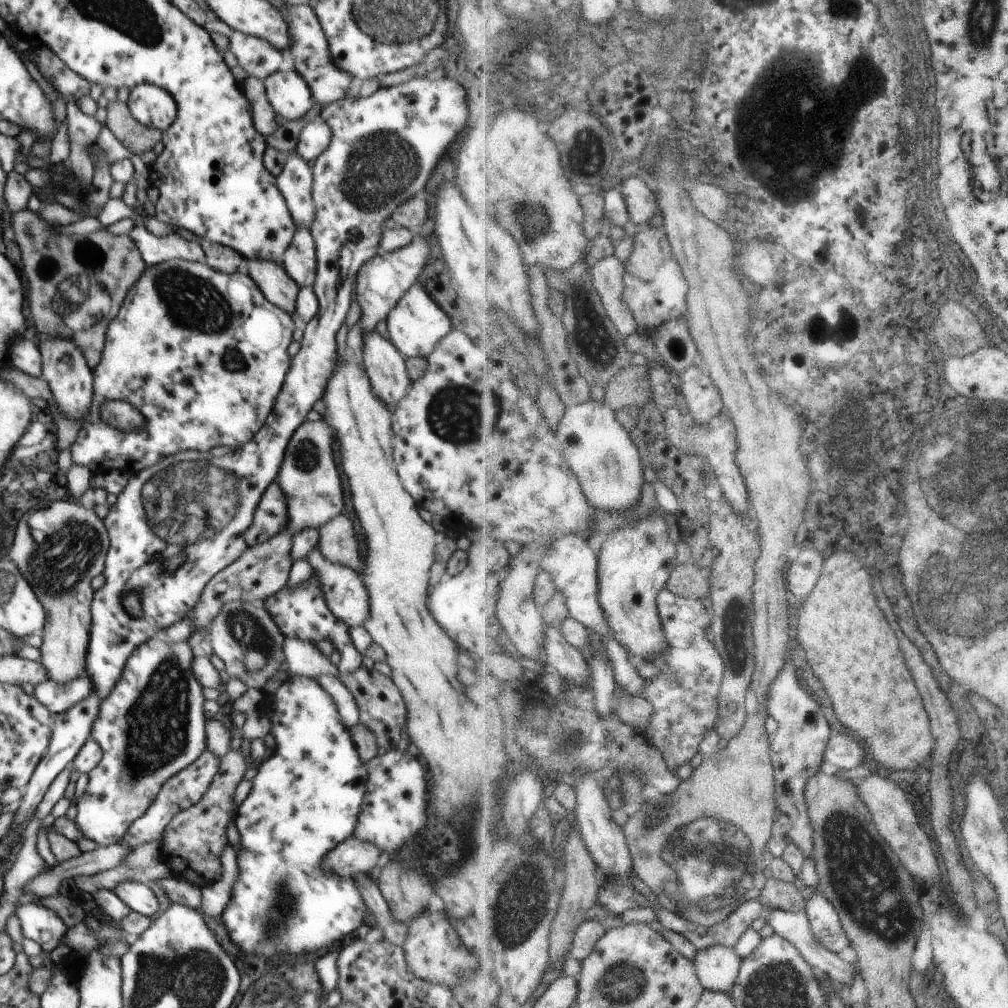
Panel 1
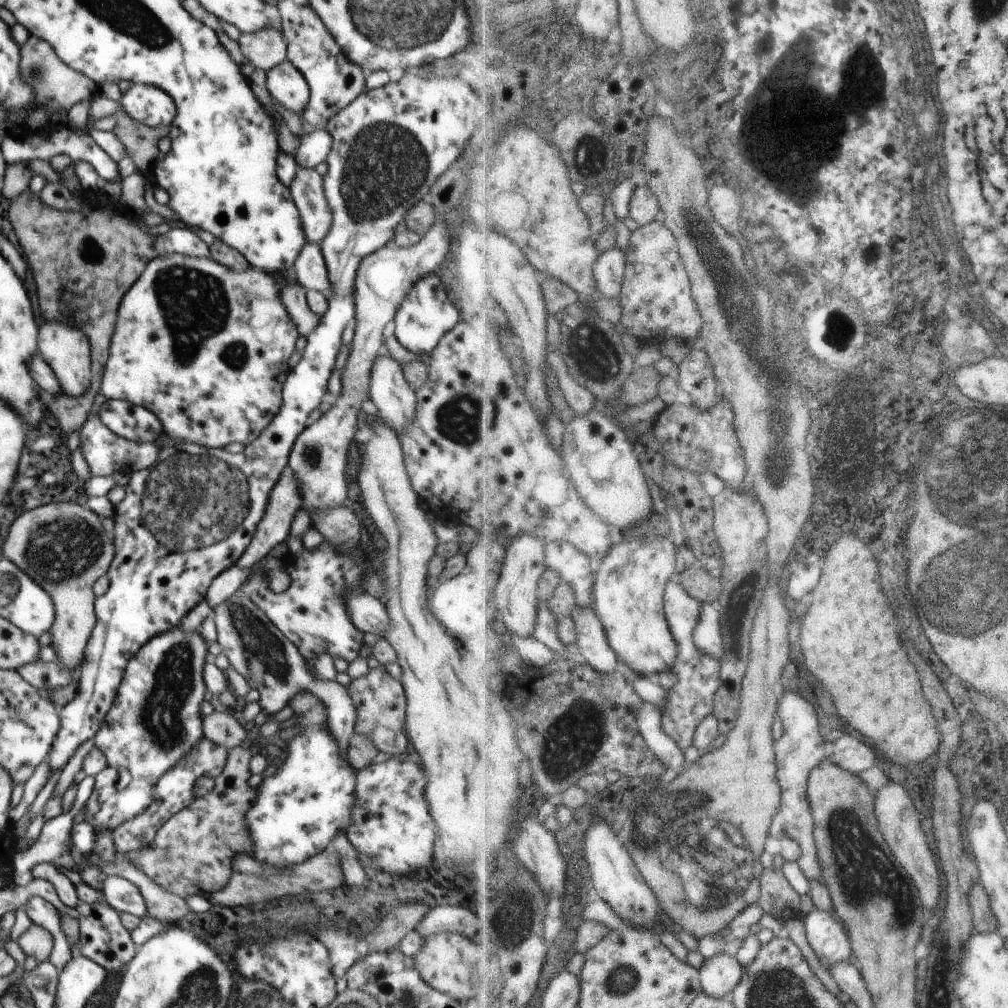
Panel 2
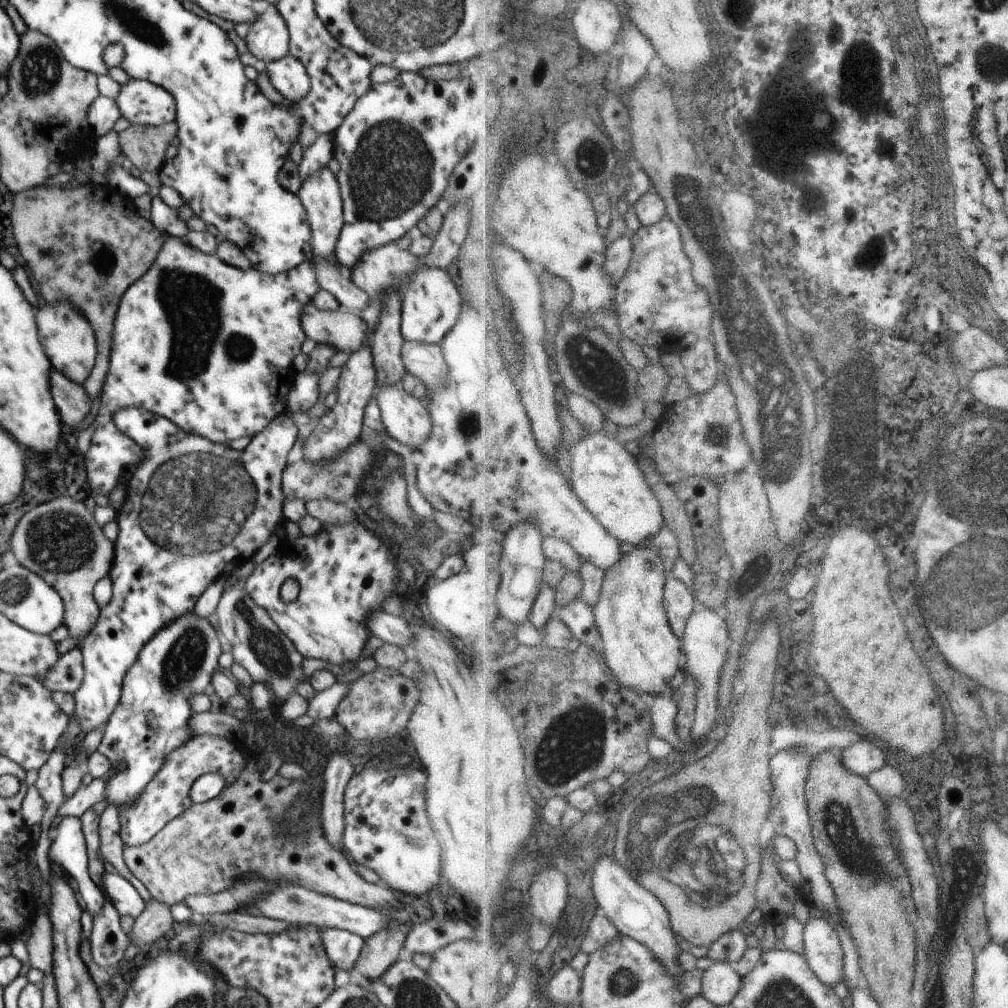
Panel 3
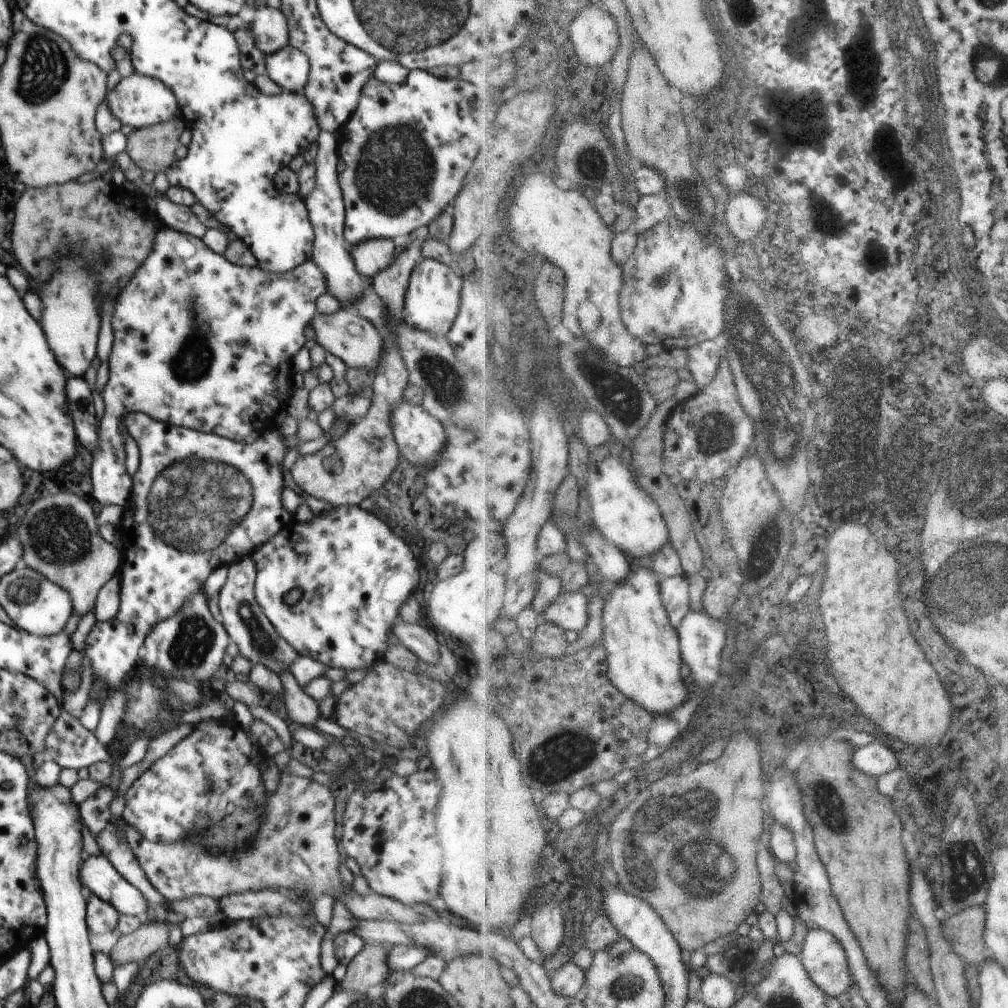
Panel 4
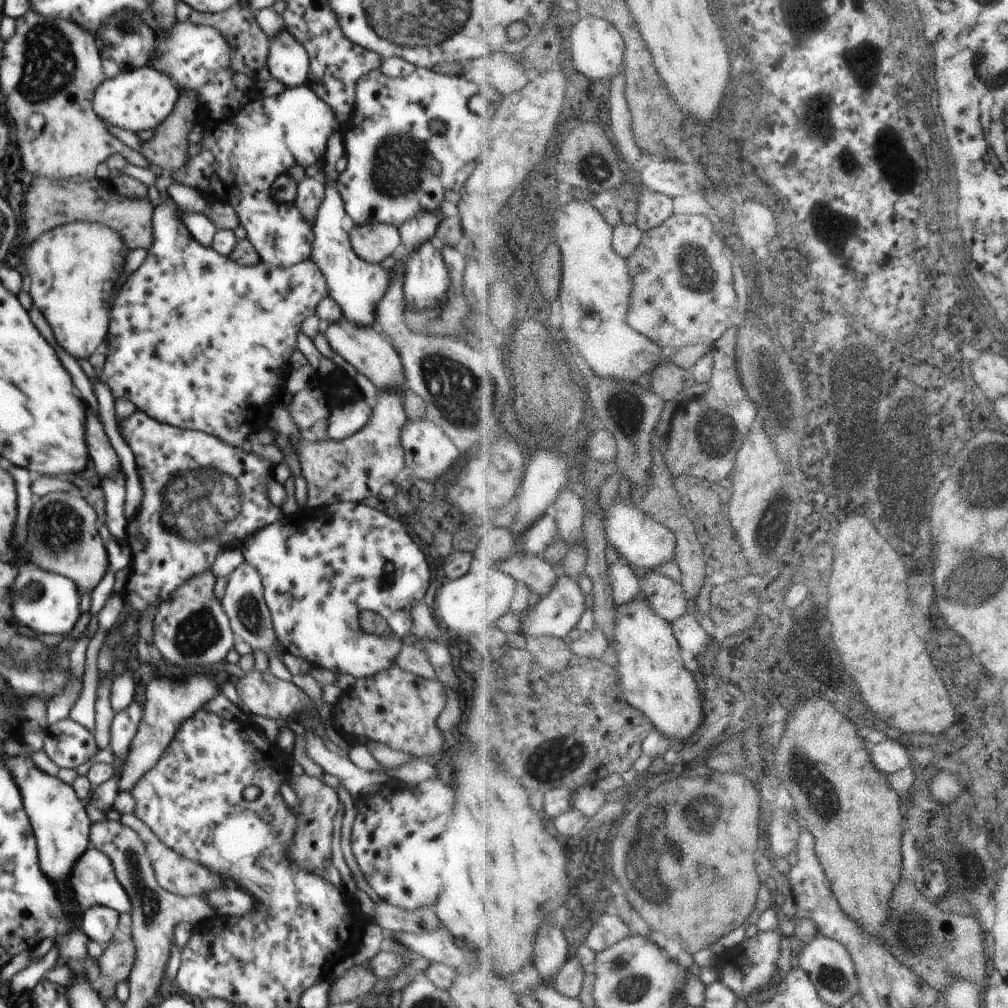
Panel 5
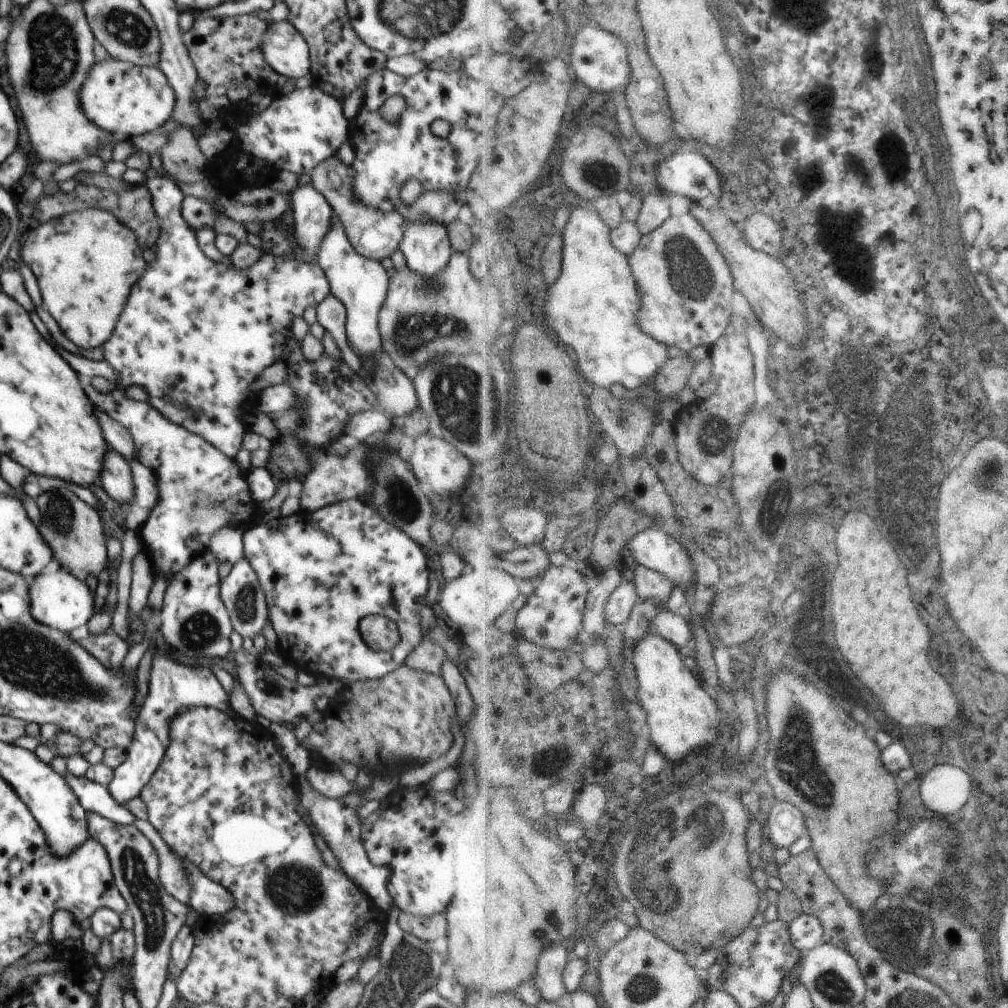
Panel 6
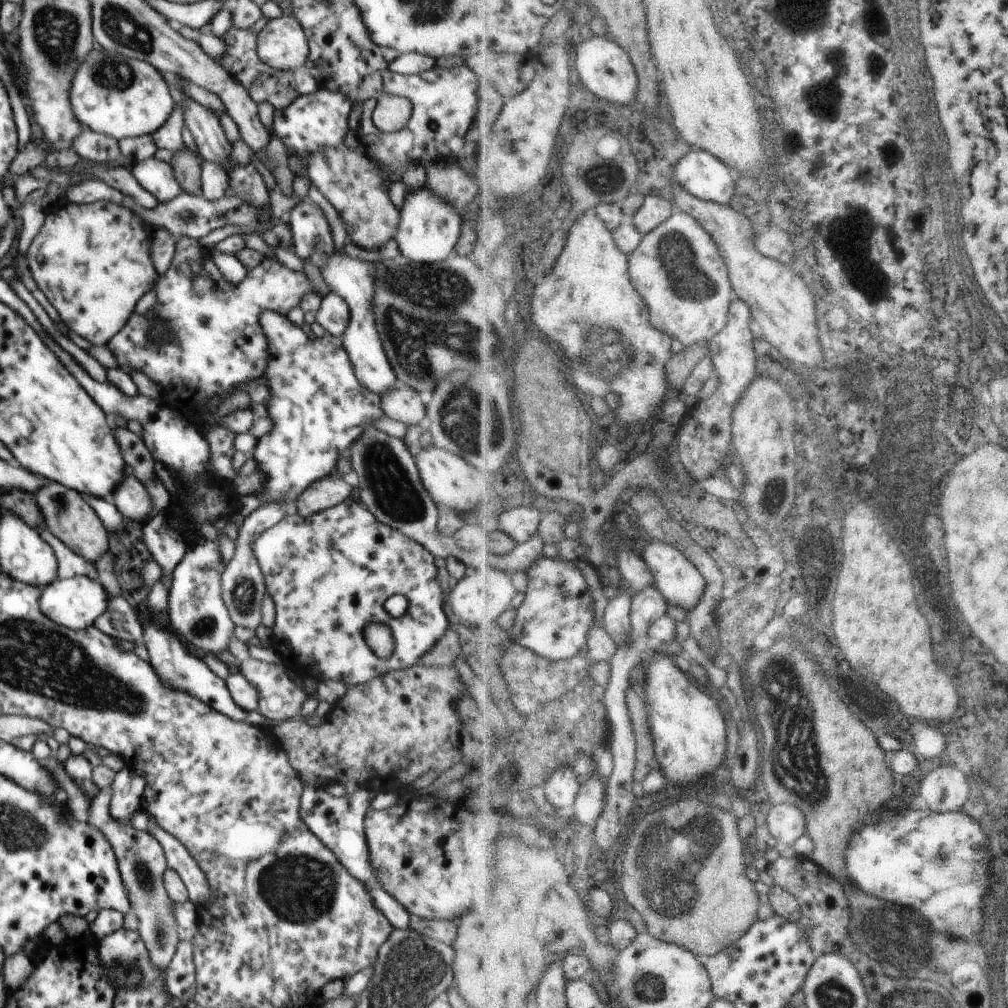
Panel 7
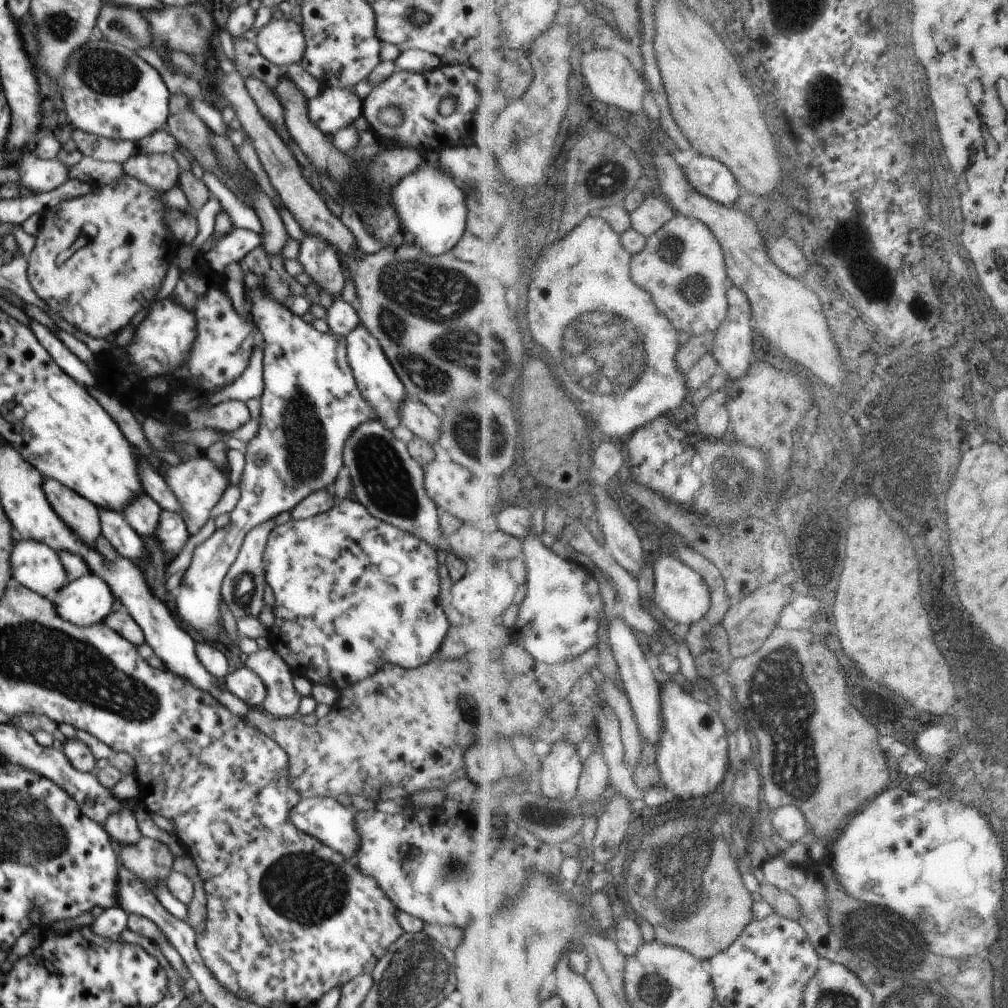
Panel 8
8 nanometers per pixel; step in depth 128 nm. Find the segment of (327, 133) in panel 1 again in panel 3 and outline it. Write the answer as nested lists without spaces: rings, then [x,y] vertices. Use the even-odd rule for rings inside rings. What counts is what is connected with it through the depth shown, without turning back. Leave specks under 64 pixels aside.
[[[319,134],[310,148],[303,150],[302,162],[299,164],[299,175],[303,181],[307,181],[312,173],[326,167],[333,158],[335,143],[329,134]]]

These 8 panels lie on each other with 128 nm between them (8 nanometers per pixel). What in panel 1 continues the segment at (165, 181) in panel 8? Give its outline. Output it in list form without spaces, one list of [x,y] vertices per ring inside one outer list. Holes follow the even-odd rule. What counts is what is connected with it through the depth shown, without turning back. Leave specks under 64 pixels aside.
[[[180,259],[146,267],[128,290],[116,318],[108,325],[103,358],[92,369],[94,396],[91,408],[70,448],[71,460],[86,466],[93,474],[120,470],[134,475],[160,460],[172,456],[178,460],[182,458],[178,454],[187,450],[244,446],[266,424],[266,417],[282,390],[291,367],[288,346],[292,343],[294,330],[292,317],[266,300],[258,284],[245,271],[226,274],[206,263]],[[110,400],[132,404],[146,420],[144,426],[134,432],[124,432],[102,422],[98,406]]]

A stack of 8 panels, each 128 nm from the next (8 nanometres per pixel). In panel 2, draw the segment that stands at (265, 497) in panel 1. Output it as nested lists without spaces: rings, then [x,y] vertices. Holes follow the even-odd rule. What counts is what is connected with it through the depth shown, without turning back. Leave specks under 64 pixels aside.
[[[287,466],[282,471],[280,478],[276,481],[272,492],[270,492],[270,500],[268,500],[268,508],[262,522],[258,524],[256,534],[252,538],[252,542],[243,554],[241,565],[242,570],[250,571],[254,566],[258,566],[278,544],[286,541],[290,535],[290,529],[296,510],[302,506],[302,496],[300,496],[300,486],[298,480],[294,476],[292,469]]]

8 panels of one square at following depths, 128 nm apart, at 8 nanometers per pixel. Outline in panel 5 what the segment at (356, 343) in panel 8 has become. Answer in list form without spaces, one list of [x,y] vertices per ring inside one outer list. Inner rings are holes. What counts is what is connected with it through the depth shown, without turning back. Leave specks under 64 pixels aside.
[[[334,132],[328,138],[326,154],[320,164],[320,177],[323,177],[325,193],[324,200],[322,200],[322,204],[318,208],[316,220],[314,220],[314,224],[311,224],[313,232],[311,259],[324,275],[328,294],[340,305],[344,319],[358,324],[360,328],[372,328],[376,322],[376,306],[384,298],[384,294],[386,294],[388,286],[390,286],[391,277],[389,270],[385,266],[380,263],[371,265],[356,256],[356,253],[352,250],[349,233],[342,228],[342,220],[346,216],[346,210],[344,201],[336,188],[339,173],[336,171],[335,164],[340,160],[344,152],[343,135]]]

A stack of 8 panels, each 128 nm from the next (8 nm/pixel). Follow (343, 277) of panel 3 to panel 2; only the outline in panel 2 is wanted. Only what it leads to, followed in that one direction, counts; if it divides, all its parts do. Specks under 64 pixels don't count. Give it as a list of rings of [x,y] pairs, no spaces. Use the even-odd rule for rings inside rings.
[[[306,243],[300,250],[296,262],[290,271],[296,284],[303,289],[323,292],[327,297],[332,296],[332,286],[328,280],[328,268],[322,250],[317,244]]]

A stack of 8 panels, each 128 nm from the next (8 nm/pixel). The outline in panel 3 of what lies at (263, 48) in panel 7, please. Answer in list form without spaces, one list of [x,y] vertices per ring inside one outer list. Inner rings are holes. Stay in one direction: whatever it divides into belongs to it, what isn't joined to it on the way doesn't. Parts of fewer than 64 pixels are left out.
[[[286,54],[266,67],[270,84],[276,88],[286,99],[286,103],[298,104],[310,92],[311,82],[304,64],[292,56]]]

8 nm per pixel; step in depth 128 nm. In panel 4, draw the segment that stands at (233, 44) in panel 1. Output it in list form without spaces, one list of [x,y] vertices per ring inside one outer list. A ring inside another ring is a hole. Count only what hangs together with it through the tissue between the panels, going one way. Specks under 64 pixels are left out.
[[[267,5],[256,7],[251,26],[254,42],[265,56],[289,44],[289,26],[285,14],[279,9]]]

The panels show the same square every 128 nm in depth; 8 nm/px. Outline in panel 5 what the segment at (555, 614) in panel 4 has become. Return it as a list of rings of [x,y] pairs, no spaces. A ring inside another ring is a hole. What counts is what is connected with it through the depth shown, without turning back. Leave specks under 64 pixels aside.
[[[560,572],[559,577],[560,580],[554,586],[554,590],[550,592],[550,596],[536,598],[536,608],[532,608],[528,614],[523,614],[521,640],[529,637],[565,638],[582,622],[582,618],[586,614],[589,595],[582,590],[582,586],[576,578],[563,574],[563,572]]]

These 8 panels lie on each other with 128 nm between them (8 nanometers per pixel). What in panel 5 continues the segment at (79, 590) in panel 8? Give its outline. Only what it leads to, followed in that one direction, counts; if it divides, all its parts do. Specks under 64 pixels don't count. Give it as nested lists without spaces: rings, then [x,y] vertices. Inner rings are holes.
[[[35,564],[19,567],[18,576],[10,588],[12,614],[21,625],[35,633],[62,635],[72,632],[80,617],[81,592],[74,580],[60,574],[46,572]]]

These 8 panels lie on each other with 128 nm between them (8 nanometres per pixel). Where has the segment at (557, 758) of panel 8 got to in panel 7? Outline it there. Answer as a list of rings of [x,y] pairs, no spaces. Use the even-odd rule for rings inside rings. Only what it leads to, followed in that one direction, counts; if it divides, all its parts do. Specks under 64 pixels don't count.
[[[573,766],[560,768],[545,785],[548,807],[575,808],[582,785]]]

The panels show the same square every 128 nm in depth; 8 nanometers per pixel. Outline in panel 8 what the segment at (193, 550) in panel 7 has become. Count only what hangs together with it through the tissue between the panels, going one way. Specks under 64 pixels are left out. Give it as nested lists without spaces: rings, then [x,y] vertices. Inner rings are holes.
[[[245,272],[245,292],[246,300],[250,304],[250,314],[252,321],[259,332],[260,349],[263,351],[263,382],[264,391],[262,394],[262,410],[258,417],[260,424],[257,436],[247,443],[244,452],[245,466],[240,483],[240,500],[236,504],[236,508],[230,513],[230,521],[224,528],[217,529],[205,542],[194,548],[192,560],[188,569],[184,572],[182,583],[180,584],[180,592],[176,596],[176,613],[182,621],[186,622],[192,630],[203,636],[206,641],[216,641],[219,638],[220,630],[223,628],[222,614],[220,613],[220,603],[223,600],[221,587],[224,578],[227,576],[232,564],[236,561],[241,543],[244,536],[254,527],[278,517],[282,512],[292,511],[306,496],[320,491],[321,489],[332,488],[338,473],[343,467],[343,449],[346,440],[362,425],[369,421],[378,420],[376,410],[362,397],[358,386],[356,385],[349,360],[347,359],[347,347],[344,336],[337,336],[330,331],[326,334],[315,330],[311,324],[306,324],[301,317],[295,316],[285,305],[276,303],[265,296],[265,289],[261,284],[261,278],[256,277],[253,273]]]

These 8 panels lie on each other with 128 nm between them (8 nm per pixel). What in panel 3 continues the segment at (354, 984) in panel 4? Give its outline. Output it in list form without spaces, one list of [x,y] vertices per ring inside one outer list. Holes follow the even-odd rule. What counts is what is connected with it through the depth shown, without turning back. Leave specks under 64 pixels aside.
[[[406,926],[380,930],[366,940],[354,969],[358,970],[367,983],[378,980],[392,964],[398,960],[398,954],[406,942]]]

